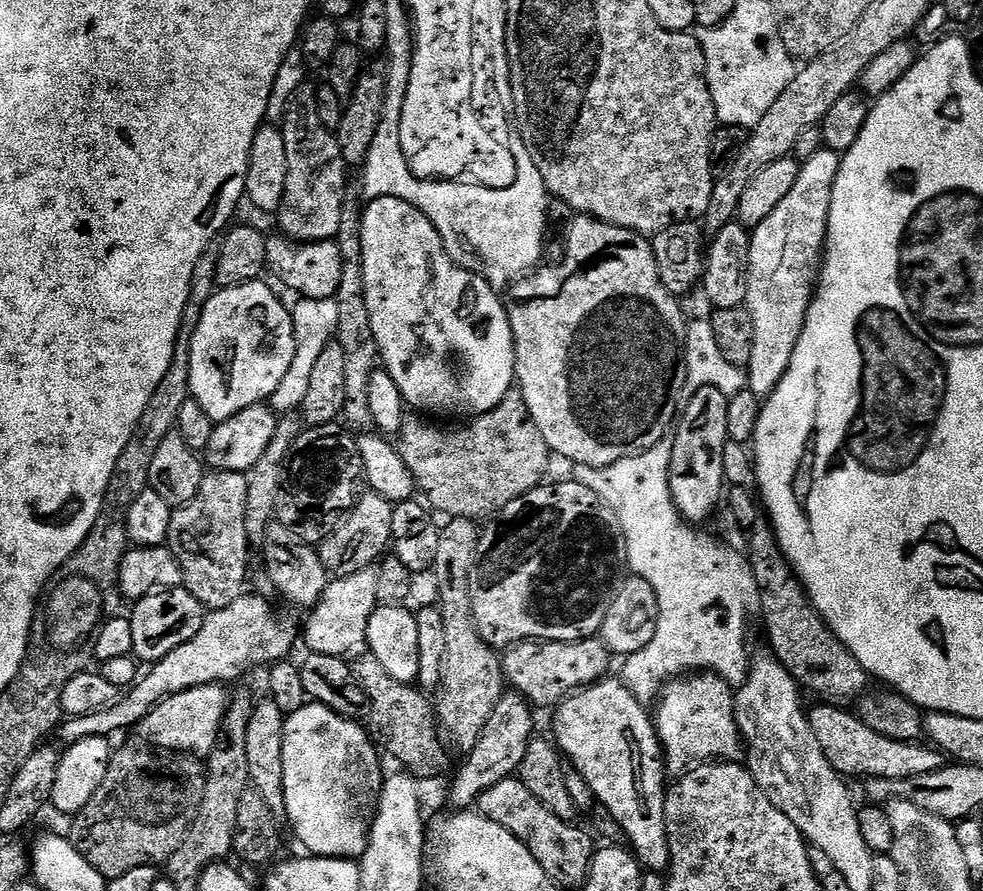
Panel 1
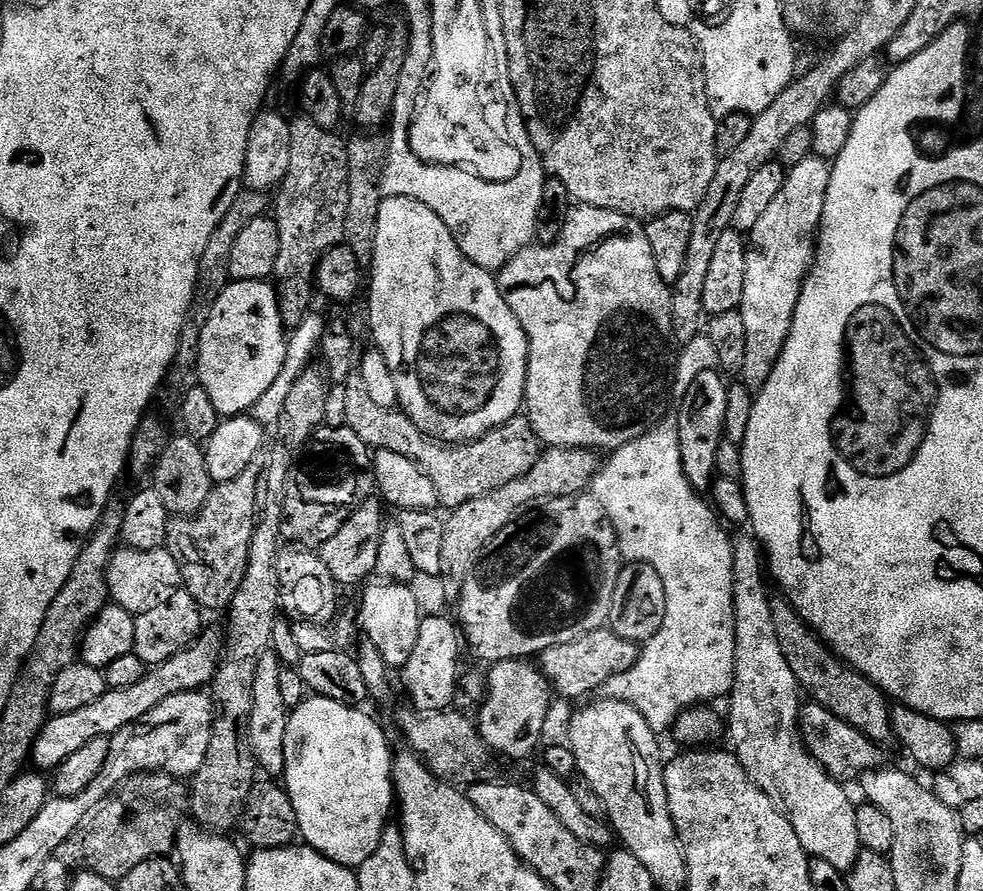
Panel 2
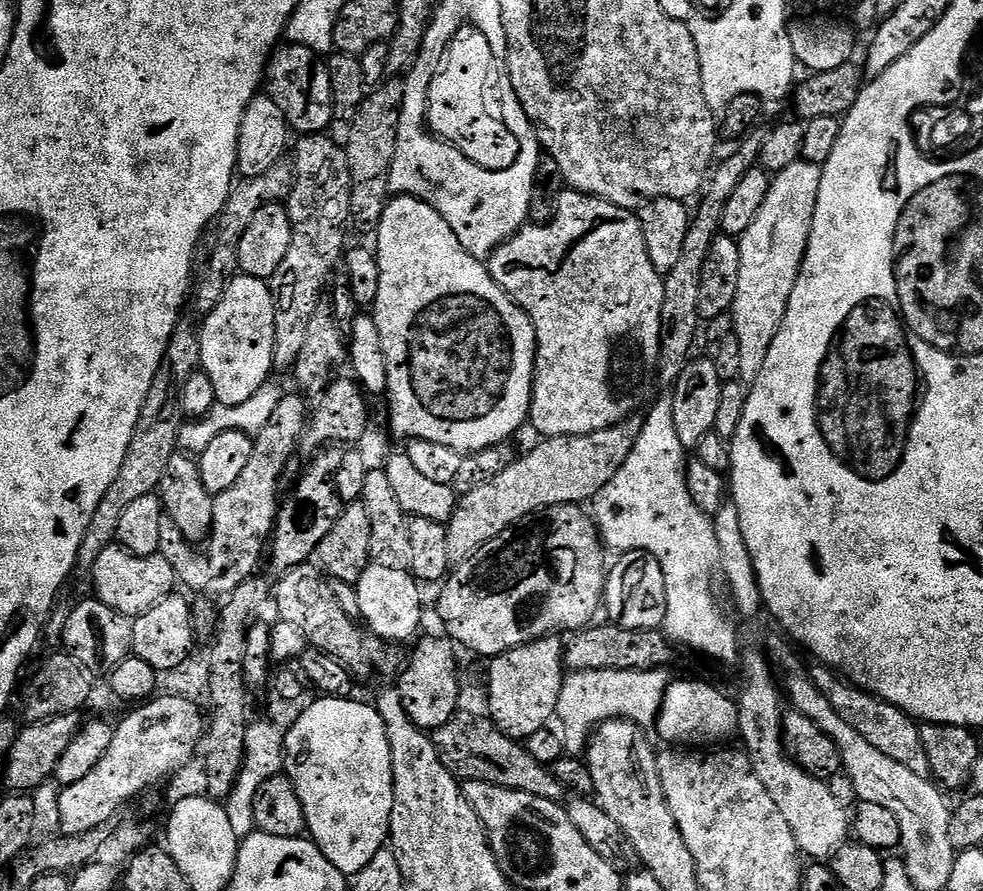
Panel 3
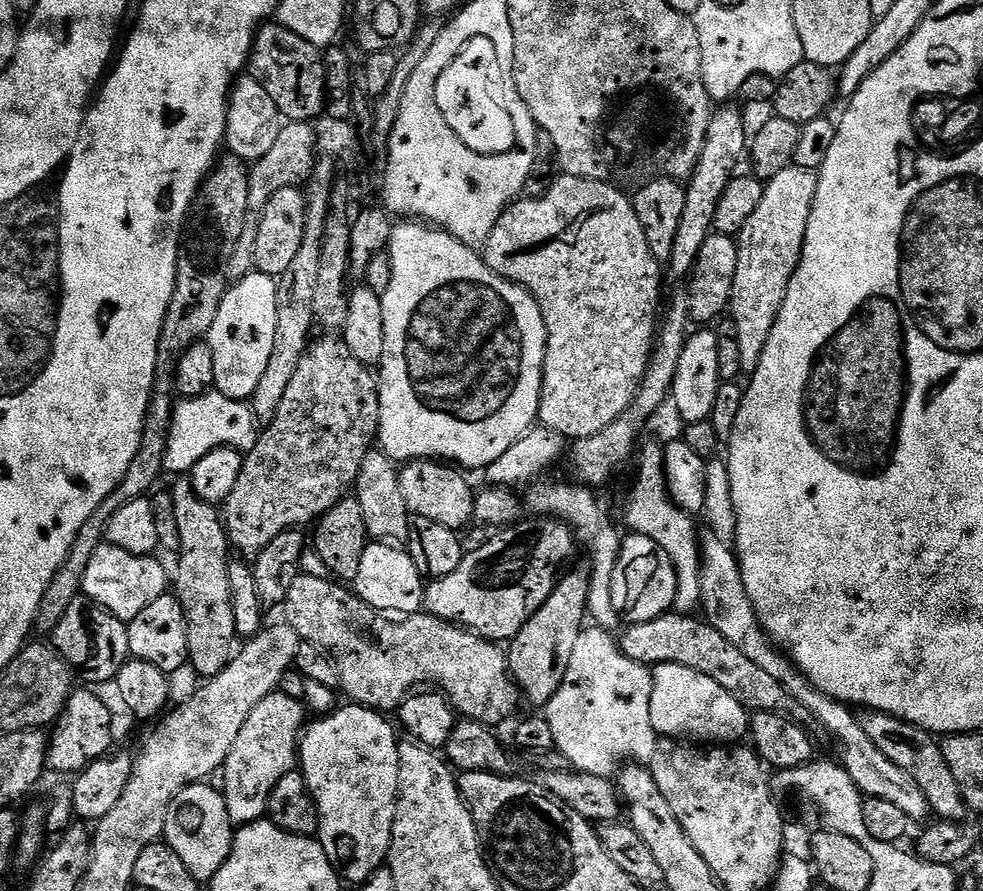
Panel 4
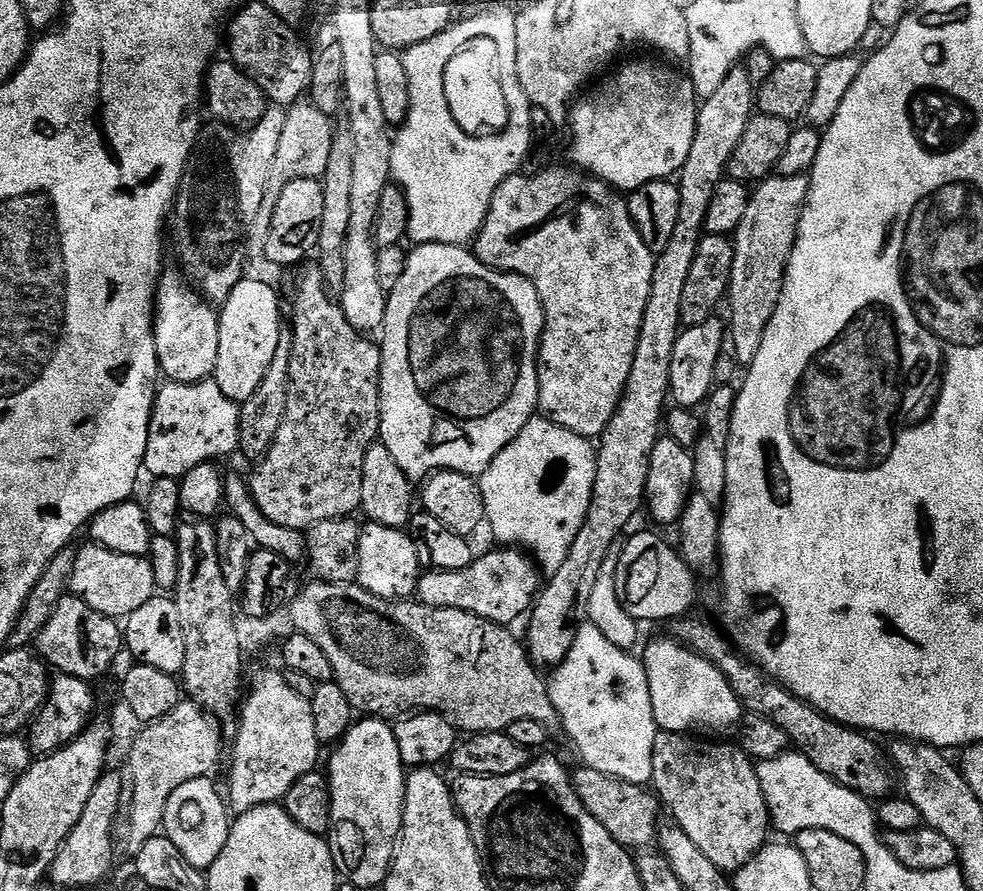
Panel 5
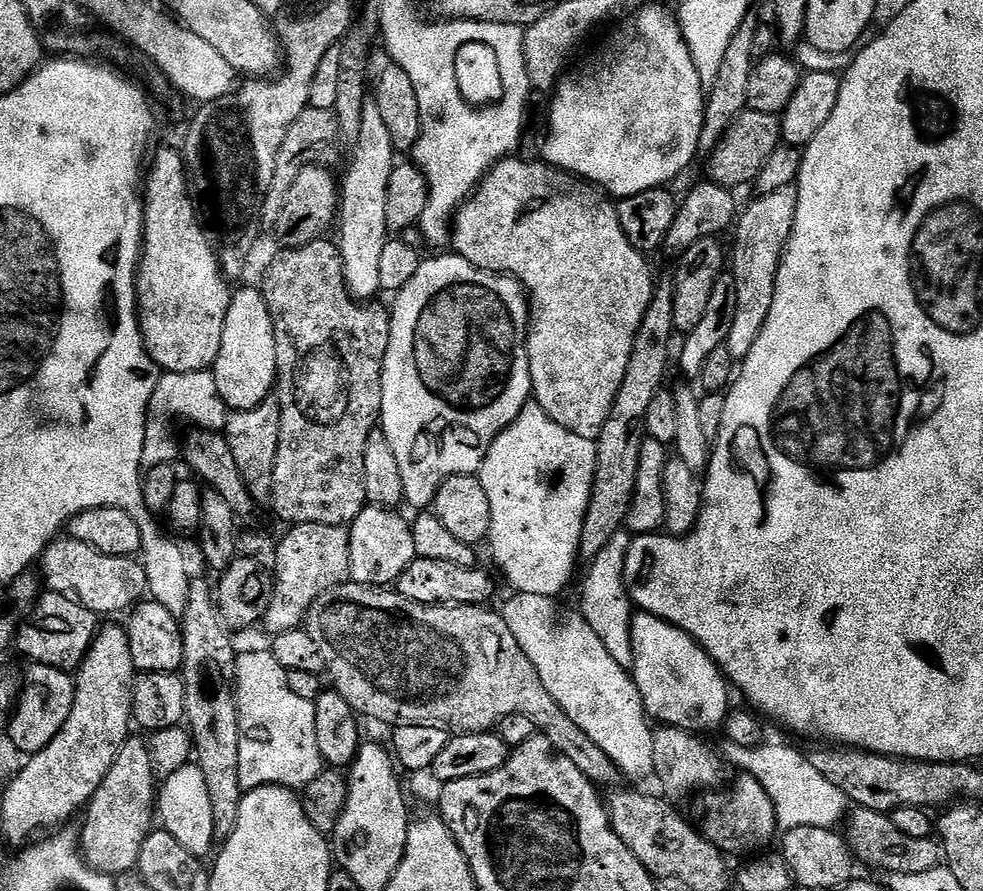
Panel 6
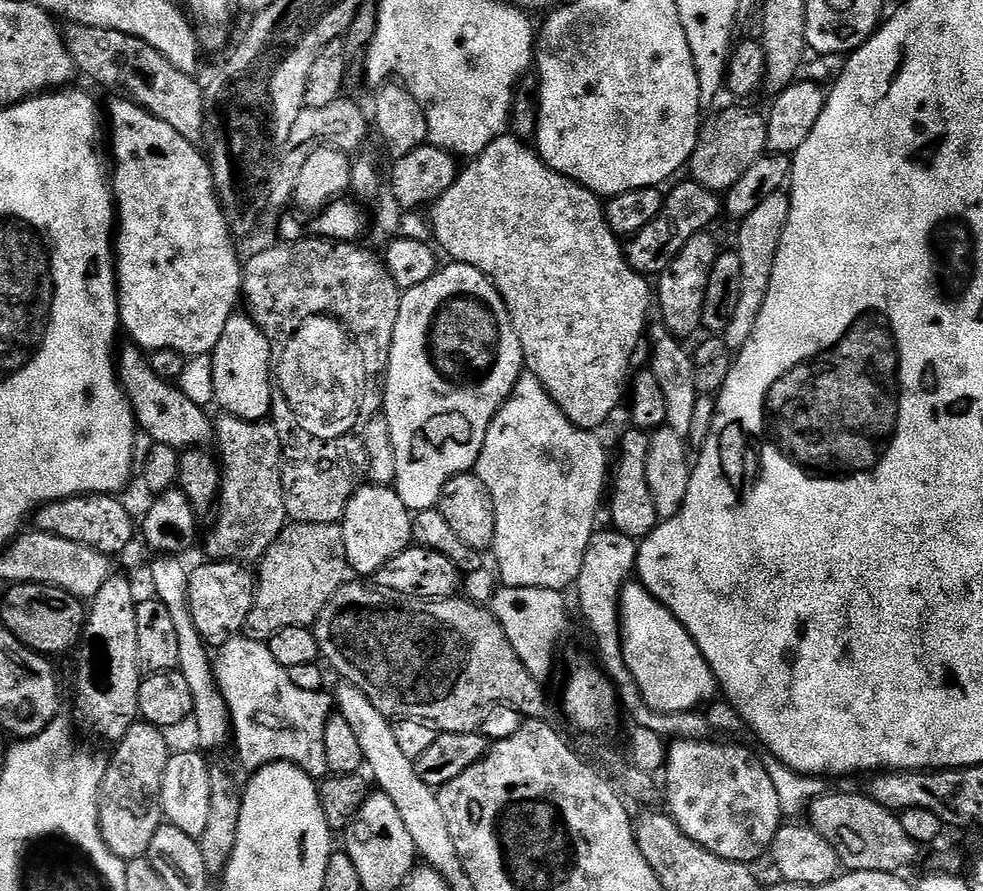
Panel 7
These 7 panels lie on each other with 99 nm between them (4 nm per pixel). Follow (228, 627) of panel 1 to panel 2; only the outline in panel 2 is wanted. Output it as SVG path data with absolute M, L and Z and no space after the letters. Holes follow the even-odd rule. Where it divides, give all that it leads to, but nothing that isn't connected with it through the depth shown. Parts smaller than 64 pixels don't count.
M205 627L196 637L196 643L189 644L178 654L174 654L174 658L166 658L166 662L149 667L144 673L142 682L134 682L134 686L109 688L108 692L102 694L102 698L98 698L91 706L70 710L70 714L53 715L44 723L44 729L34 742L31 763L40 770L60 768L62 762L66 762L70 754L82 750L86 742L94 742L94 738L103 736L111 738L115 732L122 730L122 726L130 726L146 714L150 714L150 710L154 710L158 702L166 702L166 698L174 694L194 692L211 685L225 647L226 640L221 629L219 632L216 628Z

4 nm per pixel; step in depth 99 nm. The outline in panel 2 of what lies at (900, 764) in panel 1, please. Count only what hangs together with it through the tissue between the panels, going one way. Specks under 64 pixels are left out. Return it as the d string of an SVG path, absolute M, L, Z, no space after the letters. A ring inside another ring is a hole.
M804 702L800 706L800 736L808 753L822 765L835 780L841 782L859 781L865 772L879 768L885 763L881 745L875 744L869 736L854 730L842 718L815 702Z

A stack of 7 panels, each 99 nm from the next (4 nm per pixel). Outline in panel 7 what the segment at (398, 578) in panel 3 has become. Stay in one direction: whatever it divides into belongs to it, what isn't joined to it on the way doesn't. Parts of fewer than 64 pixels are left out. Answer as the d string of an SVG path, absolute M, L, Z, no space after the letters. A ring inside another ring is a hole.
M366 484L358 488L341 523L347 560L355 575L374 576L388 561L411 547L414 540L413 515L401 496L389 485Z

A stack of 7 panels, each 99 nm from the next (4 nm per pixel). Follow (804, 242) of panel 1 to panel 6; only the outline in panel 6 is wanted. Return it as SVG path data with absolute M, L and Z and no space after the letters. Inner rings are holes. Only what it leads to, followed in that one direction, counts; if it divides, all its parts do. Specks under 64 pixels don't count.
M780 188L764 194L748 209L743 209L738 220L740 228L740 261L736 264L736 315L728 331L726 347L730 355L743 358L754 346L762 326L772 309L776 293L776 276L780 273L780 261L786 251L792 225L796 223L798 196L792 188Z

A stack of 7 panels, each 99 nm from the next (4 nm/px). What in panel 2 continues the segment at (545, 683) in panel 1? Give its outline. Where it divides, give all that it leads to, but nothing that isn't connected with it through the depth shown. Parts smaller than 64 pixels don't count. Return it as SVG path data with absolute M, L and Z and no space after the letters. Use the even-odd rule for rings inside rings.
M605 626L587 632L574 642L550 647L541 653L538 664L559 697L580 698L594 690L599 691L615 674L624 674L632 669L639 656L640 648L635 641L624 639Z

